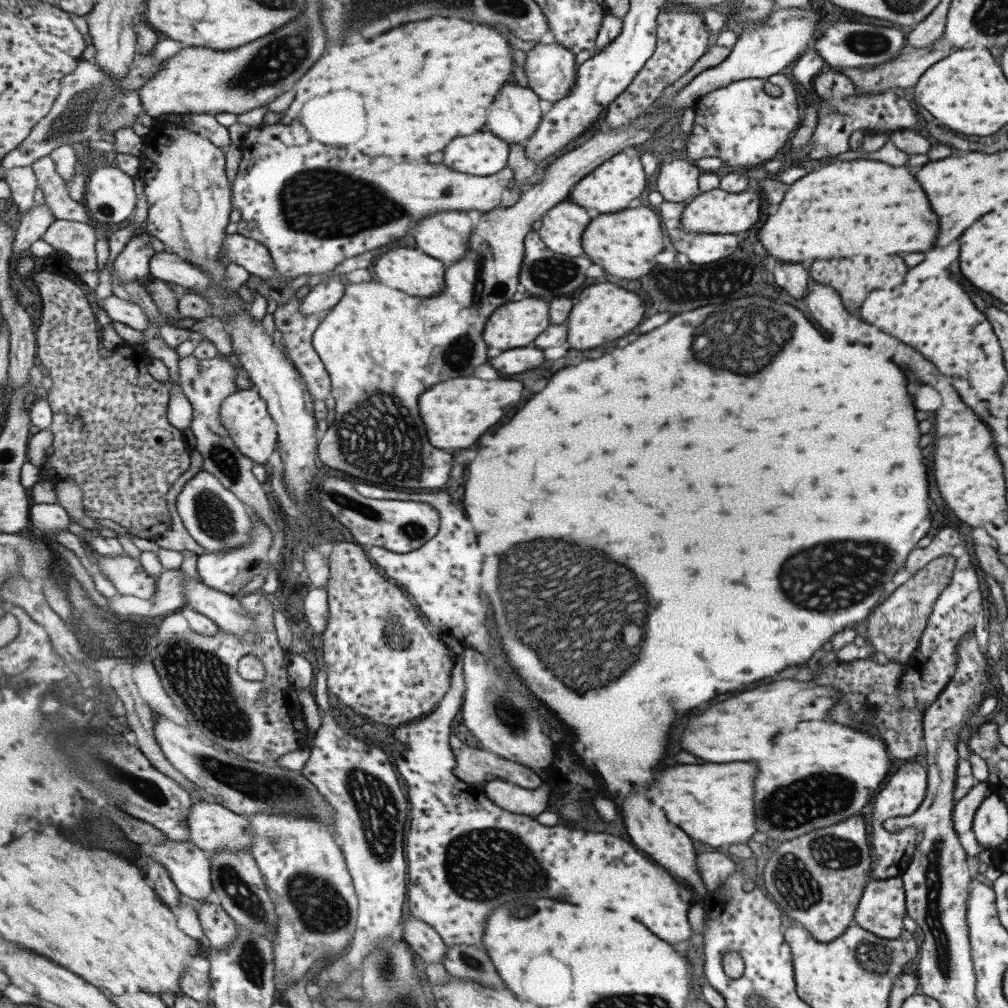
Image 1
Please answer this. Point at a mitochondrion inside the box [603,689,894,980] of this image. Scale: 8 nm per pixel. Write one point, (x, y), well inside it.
(796, 877)

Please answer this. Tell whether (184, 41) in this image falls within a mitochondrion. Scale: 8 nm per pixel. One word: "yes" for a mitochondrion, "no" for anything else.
no

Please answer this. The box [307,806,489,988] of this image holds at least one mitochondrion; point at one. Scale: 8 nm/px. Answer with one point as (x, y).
(473, 963)

